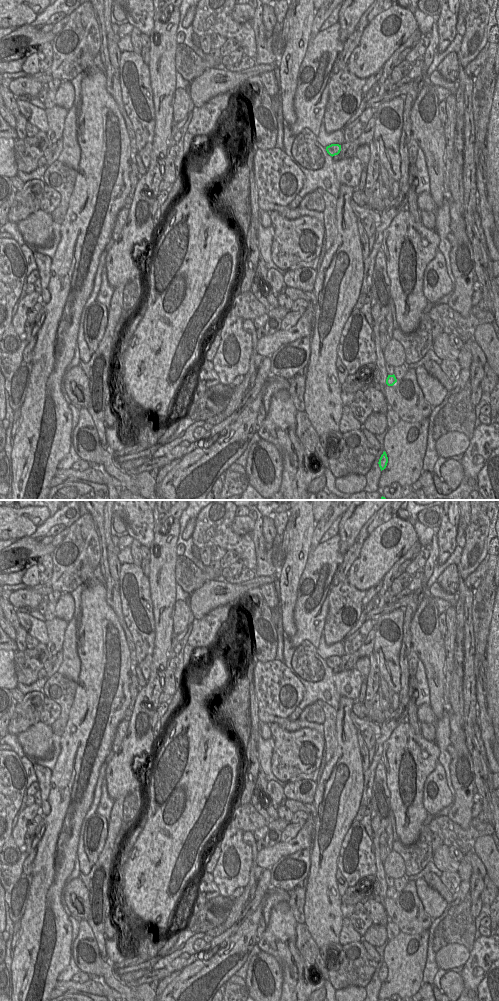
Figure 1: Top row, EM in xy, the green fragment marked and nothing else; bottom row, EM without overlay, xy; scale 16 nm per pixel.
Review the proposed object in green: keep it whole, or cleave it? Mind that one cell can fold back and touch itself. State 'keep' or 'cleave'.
cleave

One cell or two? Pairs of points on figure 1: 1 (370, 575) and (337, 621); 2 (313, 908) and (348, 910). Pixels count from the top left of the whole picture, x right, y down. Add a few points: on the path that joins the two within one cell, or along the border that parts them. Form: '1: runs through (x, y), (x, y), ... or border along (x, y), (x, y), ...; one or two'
1: border along (346, 578), (350, 584), (365, 591); two
2: border along (341, 903), (341, 914), (344, 917); two

